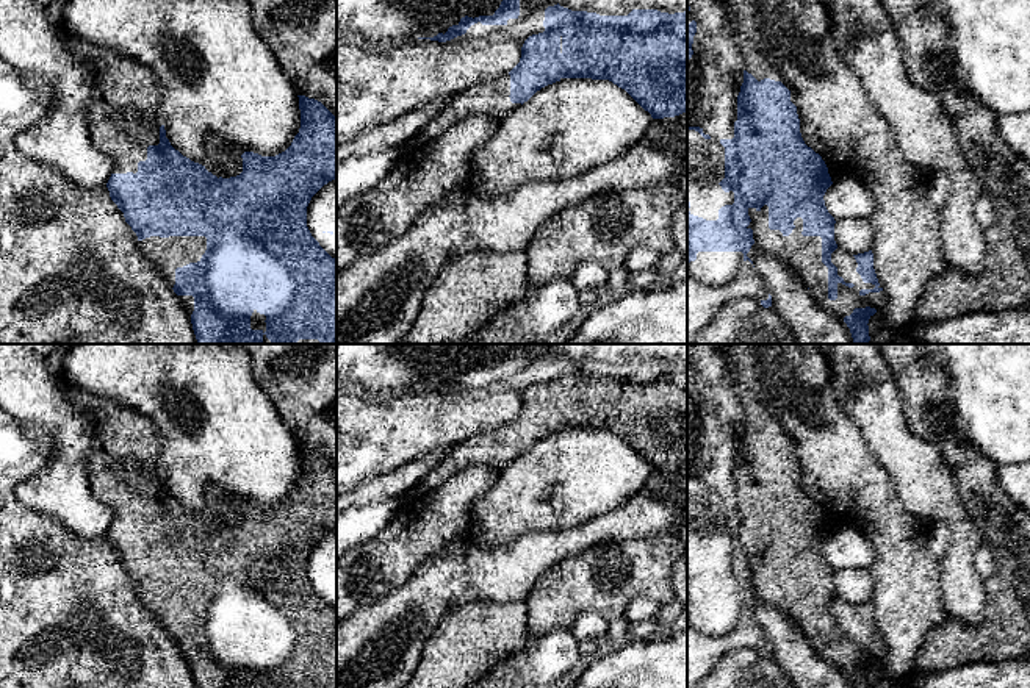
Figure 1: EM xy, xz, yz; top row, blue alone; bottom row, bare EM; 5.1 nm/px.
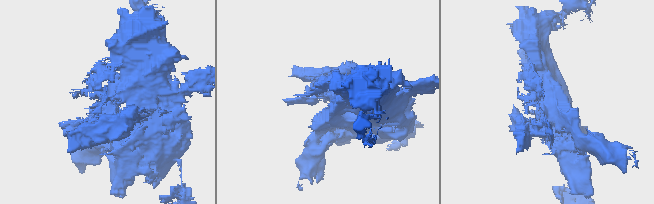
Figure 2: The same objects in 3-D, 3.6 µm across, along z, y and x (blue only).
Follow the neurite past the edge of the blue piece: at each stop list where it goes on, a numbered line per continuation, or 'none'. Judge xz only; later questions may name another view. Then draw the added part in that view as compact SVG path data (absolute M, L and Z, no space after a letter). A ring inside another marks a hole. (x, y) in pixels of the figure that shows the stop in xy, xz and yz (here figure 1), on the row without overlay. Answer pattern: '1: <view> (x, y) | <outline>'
1: xz (496, 457) | M460 443L418 485L412 486L405 496L412 502L435 491L468 466L487 466L502 471L520 457L521 453L512 453L509 446L465 446Z

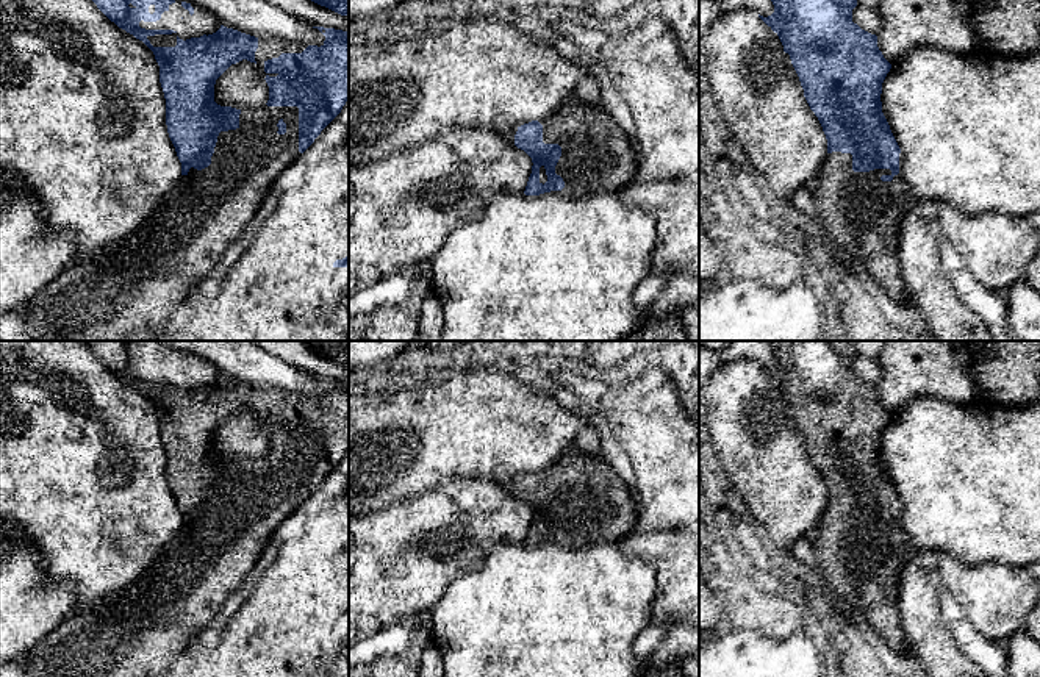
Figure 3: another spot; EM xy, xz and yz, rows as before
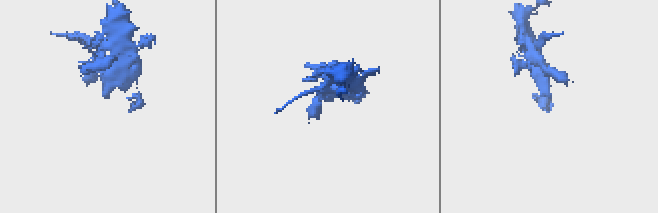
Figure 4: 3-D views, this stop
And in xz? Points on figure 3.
1: xz (596, 505) | M568 449L555 463L536 471L543 475L543 493L561 497L555 524L563 528L565 538L550 544L576 549L605 541L619 543L630 535L637 522L637 503L627 485L604 461Z

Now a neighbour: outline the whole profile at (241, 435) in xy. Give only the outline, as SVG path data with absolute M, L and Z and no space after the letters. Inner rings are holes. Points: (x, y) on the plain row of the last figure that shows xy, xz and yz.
M242 410L231 414L214 435L214 452L236 460L264 457L269 450L269 436L261 427L258 414Z

